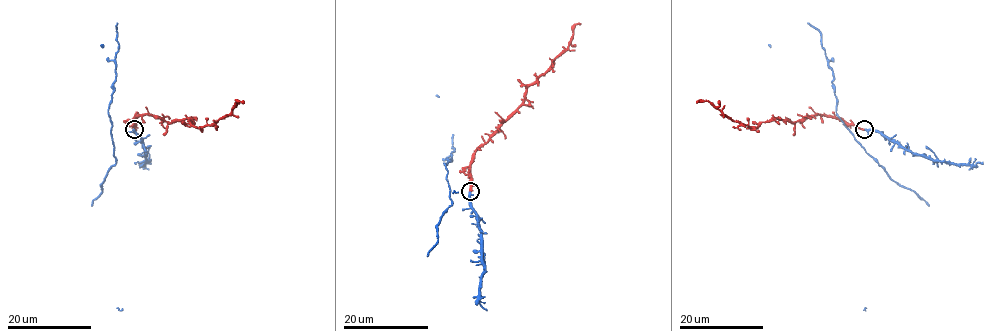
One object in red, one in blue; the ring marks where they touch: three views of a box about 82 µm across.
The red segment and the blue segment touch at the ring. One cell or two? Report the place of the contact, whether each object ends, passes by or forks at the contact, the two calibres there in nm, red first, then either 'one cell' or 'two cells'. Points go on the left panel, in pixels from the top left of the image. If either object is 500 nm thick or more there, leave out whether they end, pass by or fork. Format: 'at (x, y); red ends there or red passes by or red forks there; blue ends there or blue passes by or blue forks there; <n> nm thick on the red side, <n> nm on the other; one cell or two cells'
at (134, 129); red ends there; blue passes by; 320 nm thick on the red side, 260 nm on the other; one cell

